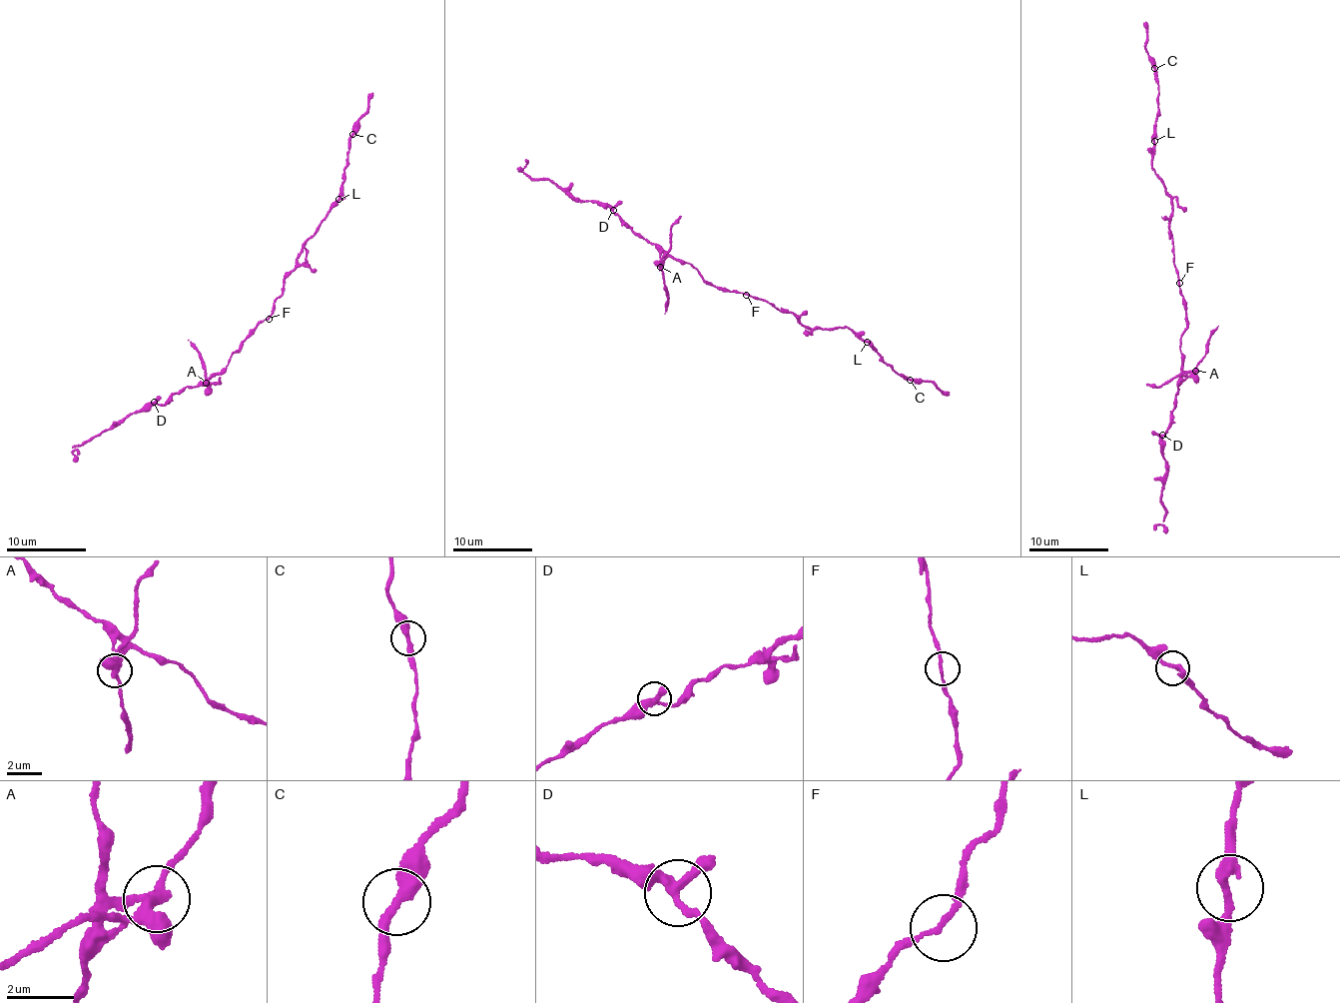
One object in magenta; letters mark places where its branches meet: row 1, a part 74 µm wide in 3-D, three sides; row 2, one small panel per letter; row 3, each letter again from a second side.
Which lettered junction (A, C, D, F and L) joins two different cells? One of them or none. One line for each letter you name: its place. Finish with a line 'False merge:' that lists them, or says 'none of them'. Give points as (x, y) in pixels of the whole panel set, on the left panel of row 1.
A: Place: (206, 383)
False merge: A

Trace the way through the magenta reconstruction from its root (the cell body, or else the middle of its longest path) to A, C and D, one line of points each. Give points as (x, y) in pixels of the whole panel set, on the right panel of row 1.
A: (1177, 282), (1186, 314), (1180, 349), (1182, 367), (1184, 370), (1194, 372)
C: (1177, 282), (1168, 228), (1171, 202), (1151, 164), (1159, 91), (1154, 68)
D: (1177, 282), (1186, 314), (1180, 349), (1184, 362), (1167, 431), (1162, 435)

